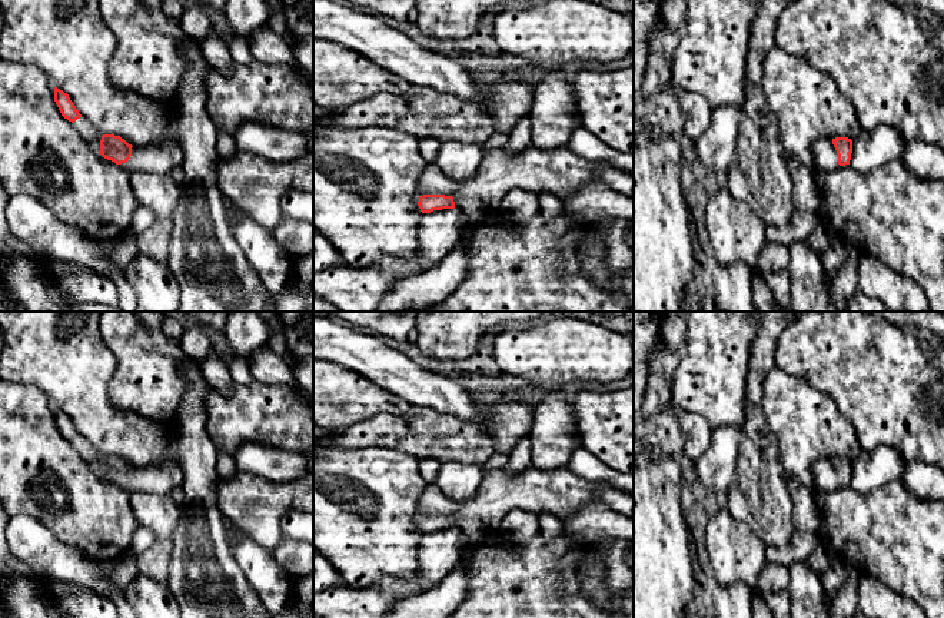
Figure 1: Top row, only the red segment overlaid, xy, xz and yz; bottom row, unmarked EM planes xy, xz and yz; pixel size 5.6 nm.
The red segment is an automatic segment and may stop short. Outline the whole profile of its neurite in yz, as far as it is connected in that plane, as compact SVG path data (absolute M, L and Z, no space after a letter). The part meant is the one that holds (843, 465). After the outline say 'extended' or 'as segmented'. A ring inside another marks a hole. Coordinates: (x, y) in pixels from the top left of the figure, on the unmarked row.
M848 458L820 459L812 465L815 488L824 492L850 485L852 461Z; extended

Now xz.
M505 466L483 472L476 495L462 502L446 498L435 484L428 484L419 501L418 526L422 534L442 529L456 529L465 536L478 531L499 532L502 518L515 506L566 519L592 504L634 516L632 494L606 482L585 481L566 466L552 471L532 466L513 475Z; extended

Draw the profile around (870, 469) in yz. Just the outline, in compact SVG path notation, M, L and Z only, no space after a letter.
M878 446L872 452L861 452L852 461L850 486L858 494L868 494L878 486L900 479L907 464L890 446Z

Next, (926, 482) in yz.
M913 461L905 465L900 481L915 498L944 504L944 472L940 468Z

